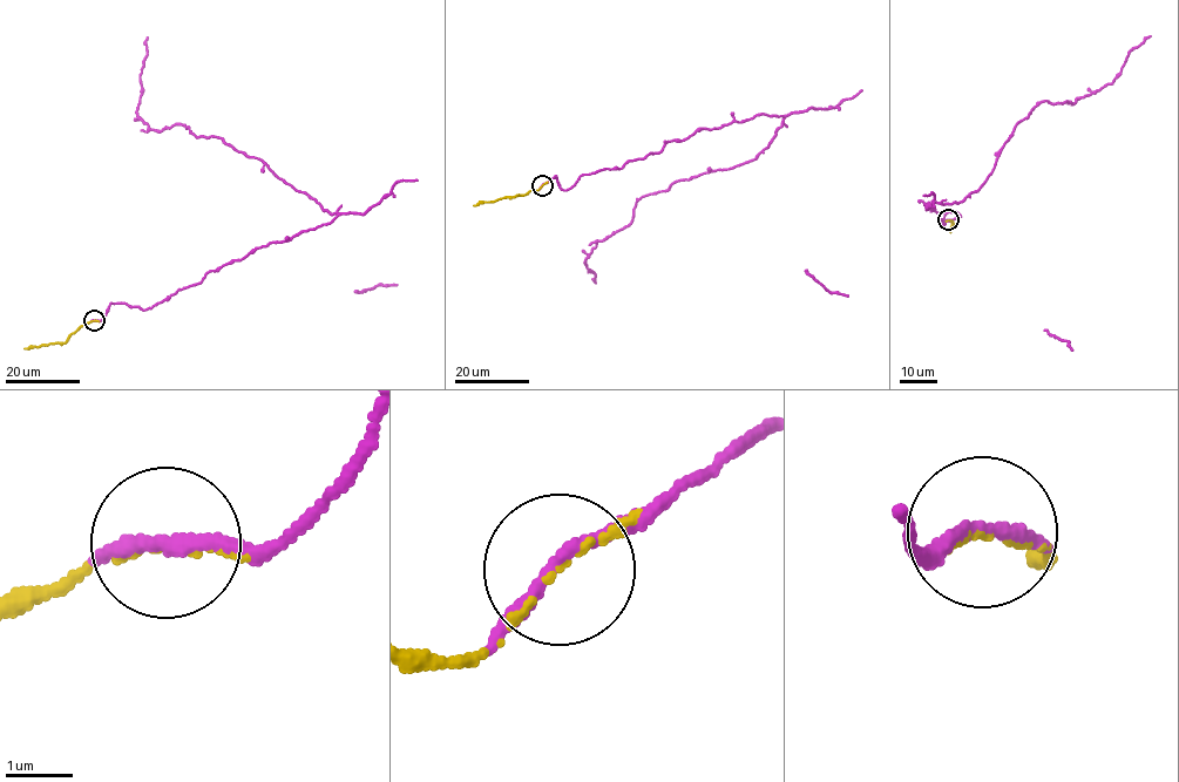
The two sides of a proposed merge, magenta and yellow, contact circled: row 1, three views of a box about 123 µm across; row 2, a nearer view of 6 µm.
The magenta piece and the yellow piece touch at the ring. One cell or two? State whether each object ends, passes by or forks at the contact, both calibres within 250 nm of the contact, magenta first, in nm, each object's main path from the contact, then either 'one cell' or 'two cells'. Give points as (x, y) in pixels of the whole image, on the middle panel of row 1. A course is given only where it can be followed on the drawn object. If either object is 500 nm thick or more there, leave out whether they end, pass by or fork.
magenta passes by | yellow passes by | 200/60 nm | magenta via (542, 185), (569, 190), (702, 129), (784, 117), (756, 158), (636, 202), (584, 263), (596, 283) | yellow via (542, 185), (521, 195), (474, 205) | one cell

